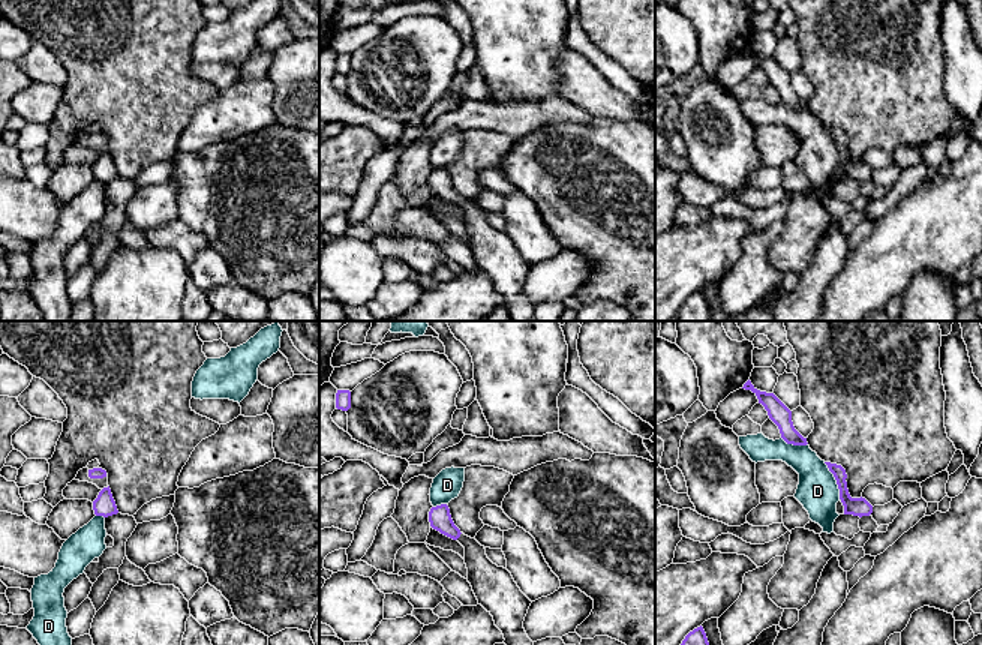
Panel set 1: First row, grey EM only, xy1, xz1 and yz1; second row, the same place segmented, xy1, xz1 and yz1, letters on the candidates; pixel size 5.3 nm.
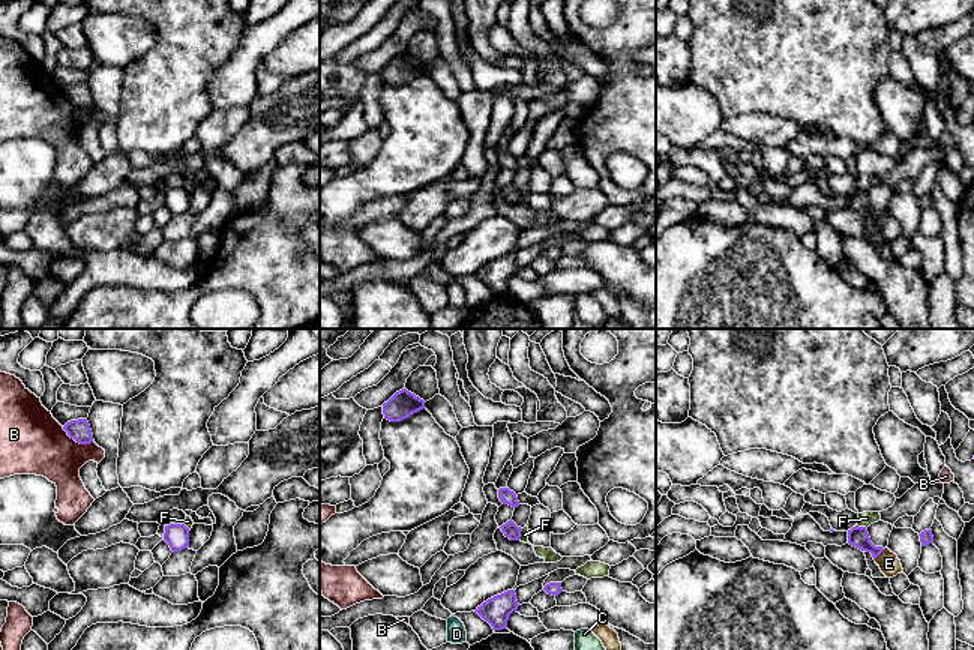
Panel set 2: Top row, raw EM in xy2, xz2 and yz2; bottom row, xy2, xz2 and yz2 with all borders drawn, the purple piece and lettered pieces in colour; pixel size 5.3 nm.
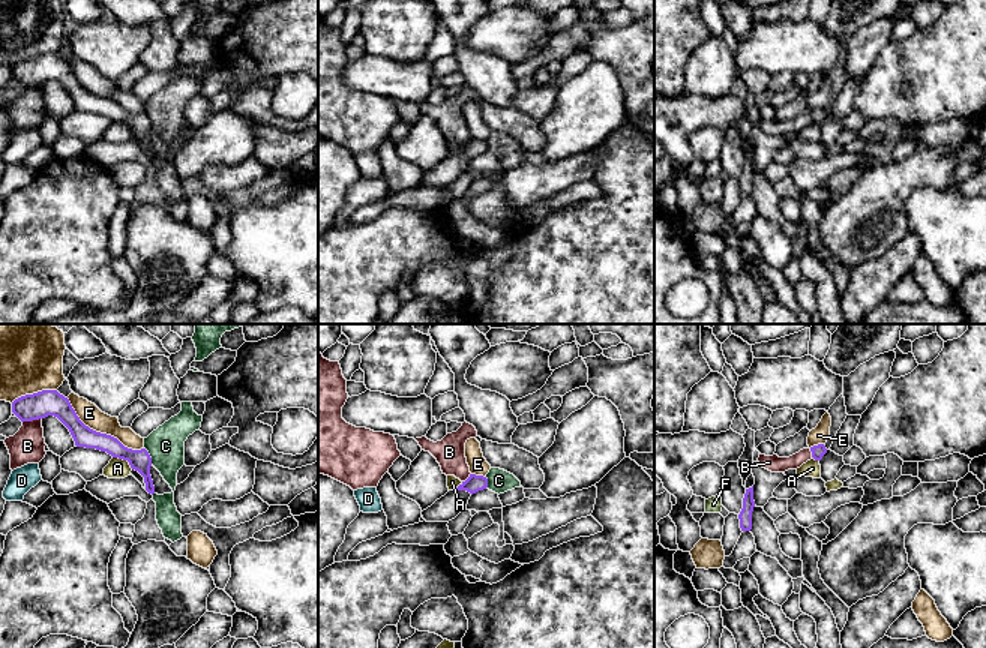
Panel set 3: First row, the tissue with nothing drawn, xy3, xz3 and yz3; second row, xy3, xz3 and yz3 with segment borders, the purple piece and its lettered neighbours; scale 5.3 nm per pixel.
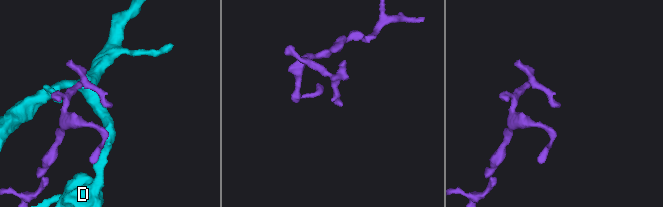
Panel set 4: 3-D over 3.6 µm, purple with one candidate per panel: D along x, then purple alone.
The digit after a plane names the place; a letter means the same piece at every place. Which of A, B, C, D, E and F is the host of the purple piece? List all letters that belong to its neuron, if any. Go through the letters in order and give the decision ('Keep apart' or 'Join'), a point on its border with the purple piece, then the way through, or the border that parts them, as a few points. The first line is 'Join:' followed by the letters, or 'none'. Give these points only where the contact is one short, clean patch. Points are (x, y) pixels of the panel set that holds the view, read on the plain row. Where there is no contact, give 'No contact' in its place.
Join: none
A: Keep apart. Touches purple at xy3 (123, 123). Boundary: xy3 (113, 120), (125, 123), (132, 132)
B: Keep apart. Touches purple at xy2 (77, 105)
C: Keep apart. Touches purple at xy3 (149, 120). Boundary: xy3 (144, 111), (152, 128)
D: Keep apart. Touches purple at yz1 (835, 143)
E: Keep apart. Touches purple at xy3 (99, 96)
F: Keep apart. Touches purple at yz2 (862, 191). Boundary: yz2 (856, 188), (866, 192)

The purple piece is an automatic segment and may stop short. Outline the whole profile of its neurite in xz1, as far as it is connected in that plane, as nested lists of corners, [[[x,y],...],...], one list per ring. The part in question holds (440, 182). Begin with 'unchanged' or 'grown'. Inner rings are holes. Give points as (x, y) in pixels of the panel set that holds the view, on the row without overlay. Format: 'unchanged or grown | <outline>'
grown | [[[447,168],[432,171],[429,176],[430,190],[441,198],[457,204],[465,212],[468,246],[481,268],[504,298],[504,308],[511,321],[537,321],[534,306],[528,302],[523,285],[531,264],[520,255],[511,237],[493,228],[484,210],[475,202],[465,200],[453,186]]]

